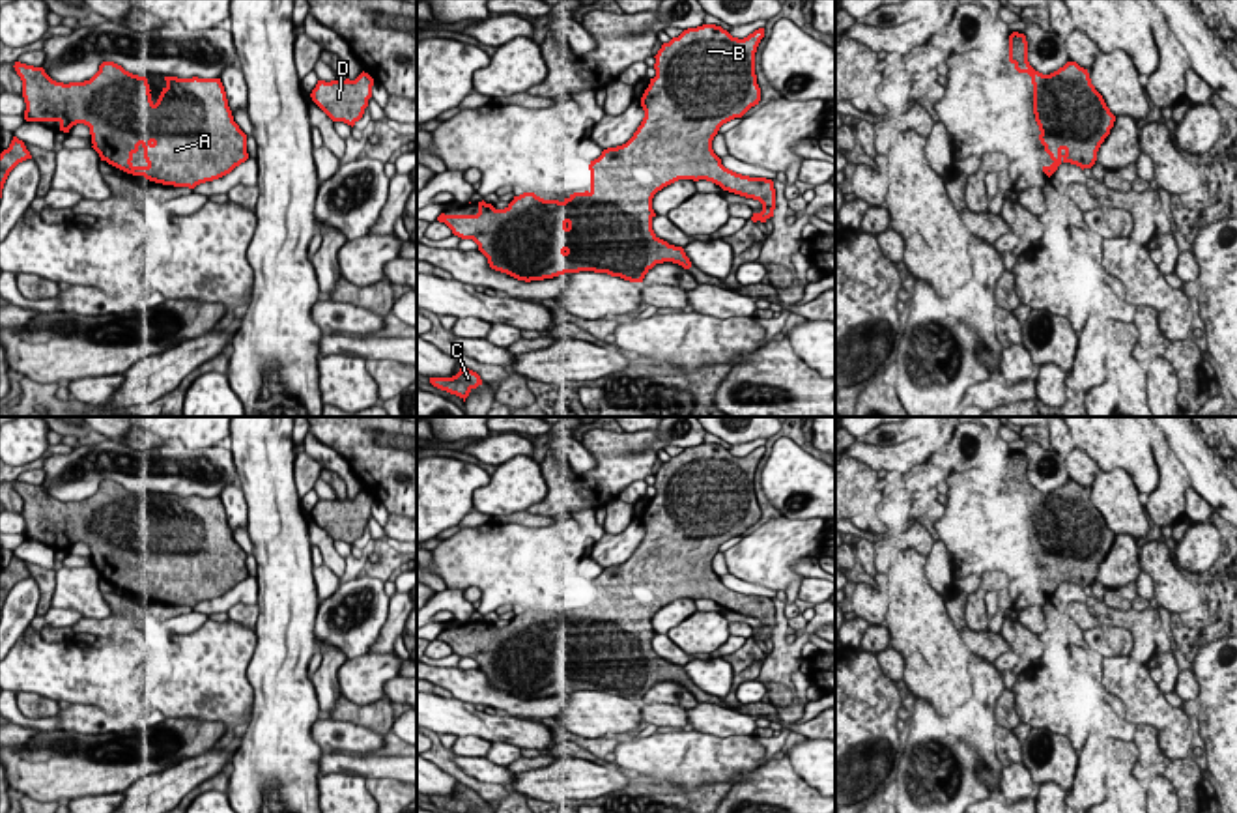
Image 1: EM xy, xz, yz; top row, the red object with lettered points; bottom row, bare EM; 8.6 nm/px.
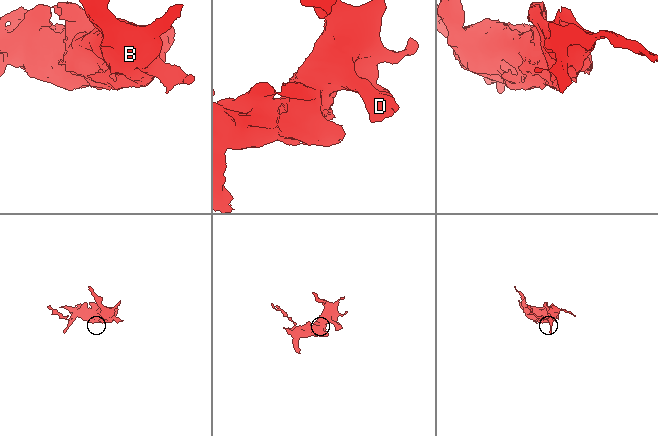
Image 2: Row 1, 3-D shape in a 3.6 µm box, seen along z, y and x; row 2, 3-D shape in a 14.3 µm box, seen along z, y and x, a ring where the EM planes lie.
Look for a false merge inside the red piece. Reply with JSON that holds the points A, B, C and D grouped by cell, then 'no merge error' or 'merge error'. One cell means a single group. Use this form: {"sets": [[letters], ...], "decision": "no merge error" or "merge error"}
{"sets": [["A", "B", "C", "D"]], "decision": "no merge error"}

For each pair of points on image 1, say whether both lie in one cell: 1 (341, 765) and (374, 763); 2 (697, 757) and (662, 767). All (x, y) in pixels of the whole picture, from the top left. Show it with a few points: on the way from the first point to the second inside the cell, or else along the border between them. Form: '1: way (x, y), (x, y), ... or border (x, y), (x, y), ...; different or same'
1: way (348, 765), (367, 765); same
2: way (688, 759), (671, 759); same

